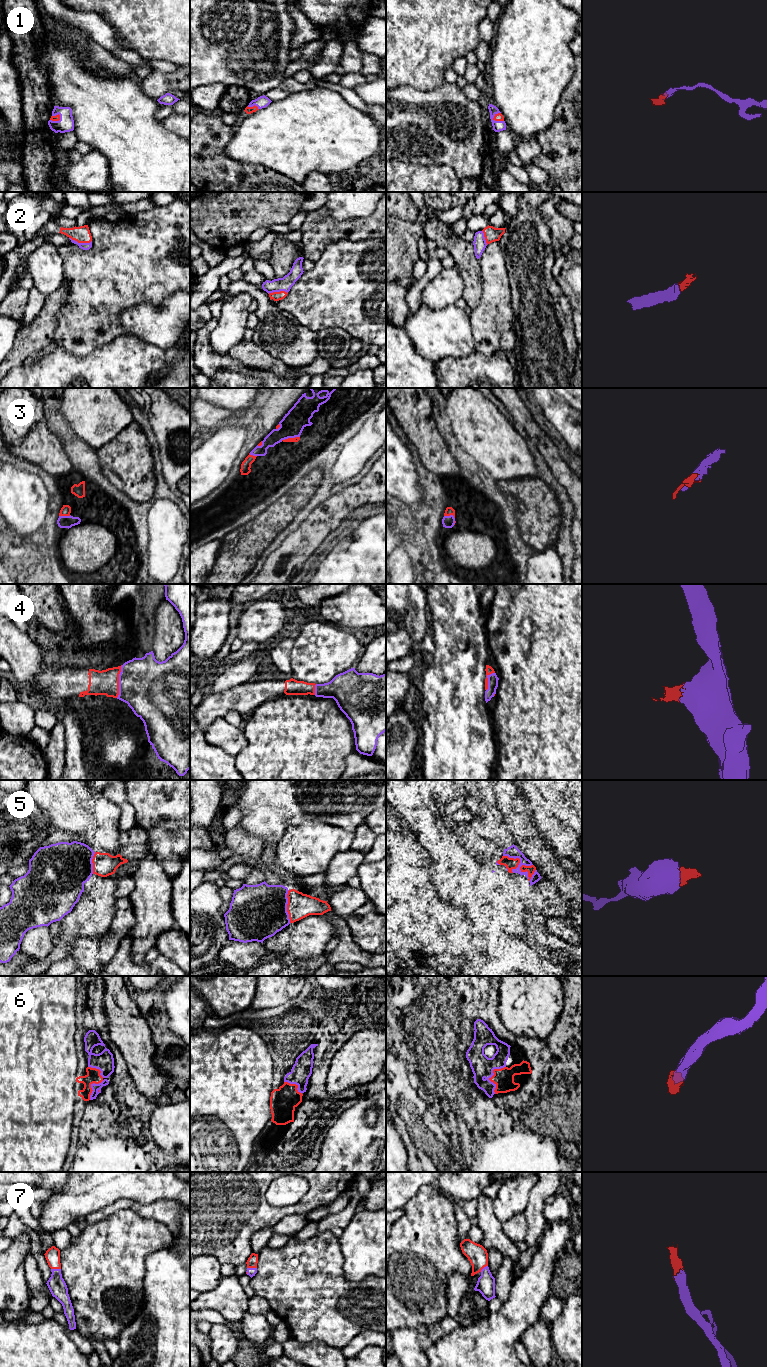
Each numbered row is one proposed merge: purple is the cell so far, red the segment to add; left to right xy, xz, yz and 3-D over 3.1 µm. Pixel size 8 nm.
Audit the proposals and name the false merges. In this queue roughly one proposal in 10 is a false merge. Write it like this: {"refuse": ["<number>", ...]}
{"refuse": []}

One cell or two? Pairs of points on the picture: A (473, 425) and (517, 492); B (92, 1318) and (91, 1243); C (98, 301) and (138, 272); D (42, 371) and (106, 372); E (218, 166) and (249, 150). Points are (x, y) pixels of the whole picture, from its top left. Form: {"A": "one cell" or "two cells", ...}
{"A": "two cells", "B": "one cell", "C": "one cell", "D": "one cell", "E": "two cells"}

